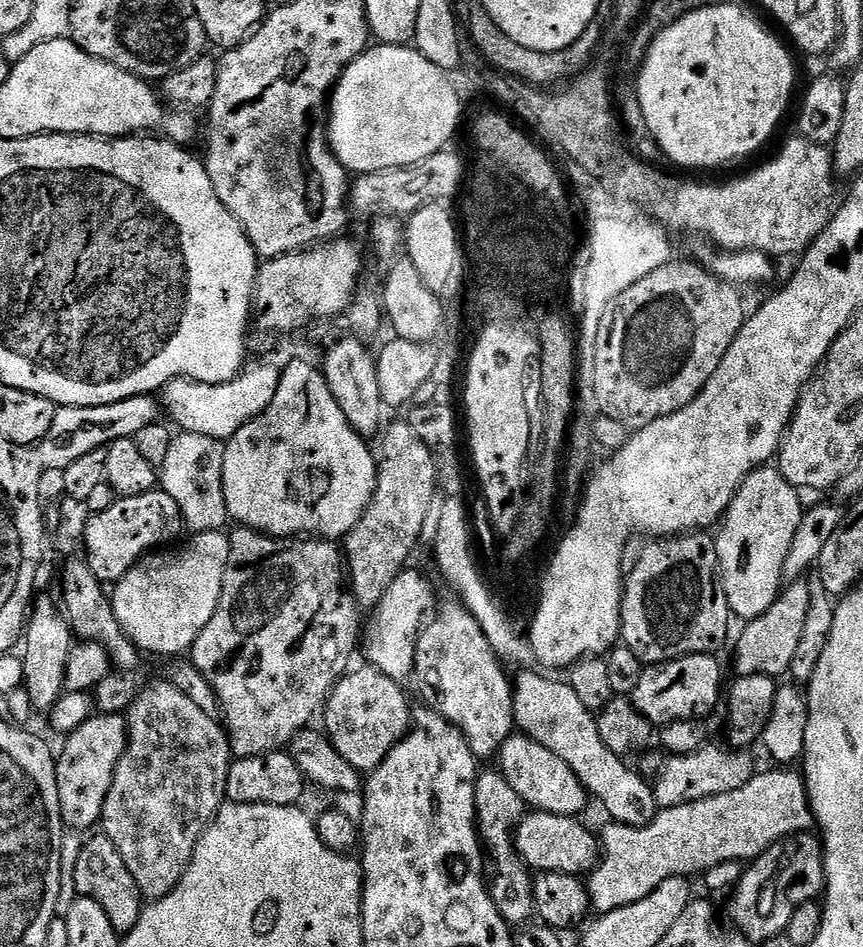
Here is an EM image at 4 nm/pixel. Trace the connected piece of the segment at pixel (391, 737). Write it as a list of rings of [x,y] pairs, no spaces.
[[[353,667],[332,687],[328,703],[322,709],[323,731],[328,740],[361,774],[370,774],[398,746],[398,742],[412,727],[413,705],[408,705],[405,685],[399,684],[376,668]]]

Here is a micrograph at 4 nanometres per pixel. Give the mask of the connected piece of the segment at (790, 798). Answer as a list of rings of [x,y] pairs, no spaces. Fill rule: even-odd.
[[[780,766],[773,769],[773,772],[757,771],[750,778],[750,782],[746,782],[746,786],[738,786],[738,790],[714,794],[710,798],[686,802],[682,806],[660,808],[653,821],[646,826],[606,823],[604,833],[601,831],[598,836],[602,849],[600,862],[586,880],[591,911],[603,914],[618,910],[622,906],[630,906],[634,902],[642,902],[646,894],[654,894],[654,890],[658,890],[658,886],[662,886],[662,882],[670,878],[692,878],[695,872],[703,874],[709,868],[718,866],[718,862],[751,862],[782,838],[809,831],[813,827],[814,817],[803,775],[799,771],[785,770]]]

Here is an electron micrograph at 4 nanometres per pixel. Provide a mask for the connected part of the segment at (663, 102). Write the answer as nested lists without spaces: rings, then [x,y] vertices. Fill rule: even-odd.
[[[726,2],[722,6],[703,8],[697,12],[691,12],[676,20],[664,32],[661,32],[639,65],[640,77],[636,80],[636,92],[640,95],[640,112],[644,115],[644,124],[652,131],[656,144],[676,164],[684,168],[716,168],[719,164],[728,164],[731,160],[740,160],[751,152],[756,152],[776,132],[784,111],[788,108],[788,99],[792,96],[792,87],[796,84],[796,68],[792,65],[792,56],[755,20],[747,16],[740,8],[735,8],[732,2]]]

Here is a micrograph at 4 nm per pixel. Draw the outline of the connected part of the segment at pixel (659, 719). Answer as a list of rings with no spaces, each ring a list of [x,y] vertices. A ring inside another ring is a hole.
[[[694,654],[671,660],[665,664],[653,664],[645,667],[638,687],[632,691],[630,701],[649,723],[653,726],[663,726],[679,720],[704,720],[716,708],[716,703],[721,703],[722,688],[720,692],[720,664],[715,655]]]

